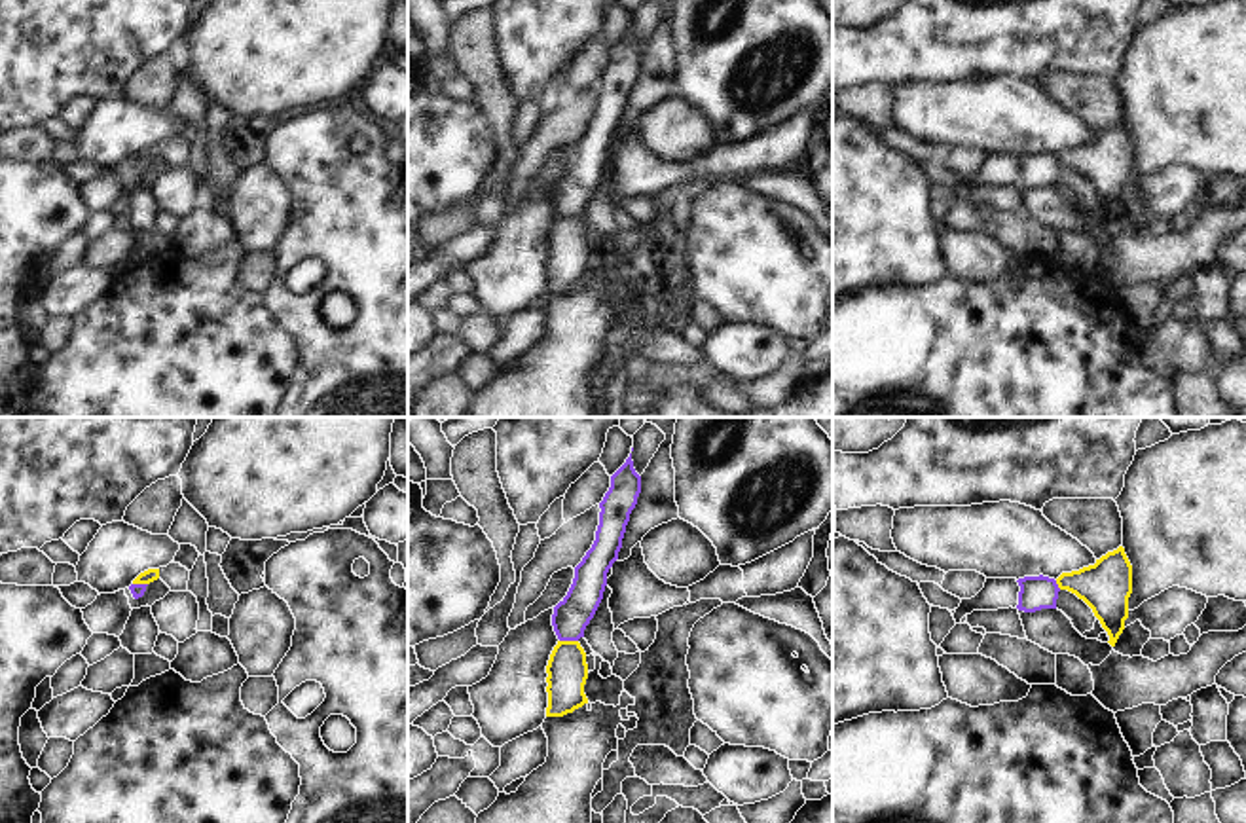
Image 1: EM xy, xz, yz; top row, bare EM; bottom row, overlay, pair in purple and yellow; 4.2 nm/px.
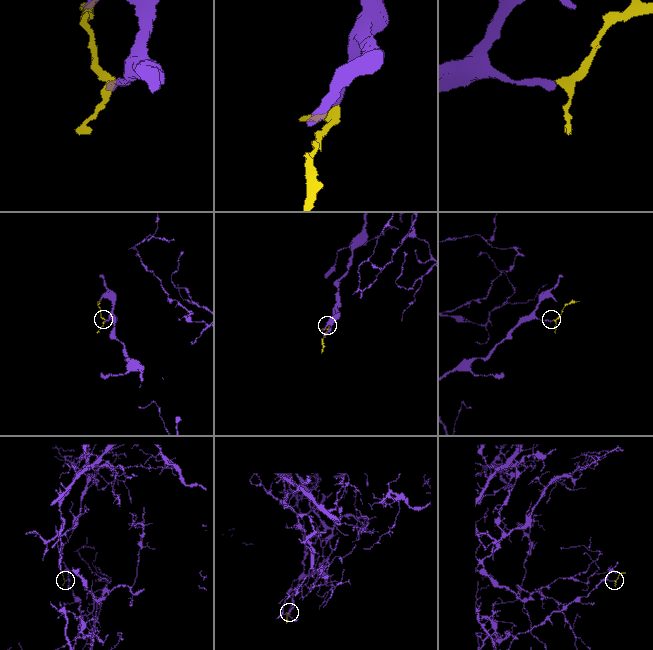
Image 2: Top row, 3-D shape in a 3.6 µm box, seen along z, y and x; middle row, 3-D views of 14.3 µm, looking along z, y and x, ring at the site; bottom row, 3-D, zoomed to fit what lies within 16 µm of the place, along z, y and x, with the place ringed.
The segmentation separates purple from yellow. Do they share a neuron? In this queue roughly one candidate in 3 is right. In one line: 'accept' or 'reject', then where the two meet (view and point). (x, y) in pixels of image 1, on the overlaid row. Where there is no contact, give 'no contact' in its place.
reject; contact xz (569, 640)

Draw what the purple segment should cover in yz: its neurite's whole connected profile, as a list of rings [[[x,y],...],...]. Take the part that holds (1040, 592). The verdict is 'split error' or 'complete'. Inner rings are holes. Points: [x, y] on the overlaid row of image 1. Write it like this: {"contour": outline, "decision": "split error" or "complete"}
{"contour": [[[1024,576],[1017,580],[1020,586],[1018,592],[1018,611],[1035,613],[1041,609],[1056,609],[1058,584],[1049,576]]], "decision": "complete"}

